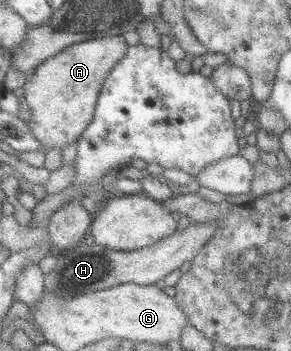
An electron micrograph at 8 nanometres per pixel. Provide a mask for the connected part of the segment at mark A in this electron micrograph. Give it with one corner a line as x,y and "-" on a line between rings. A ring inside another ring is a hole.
124,34
83,41
50,57
29,77
24,87
24,96
32,112
28,123
44,149
49,151
79,142
96,116
98,99
107,77
124,59
129,48

